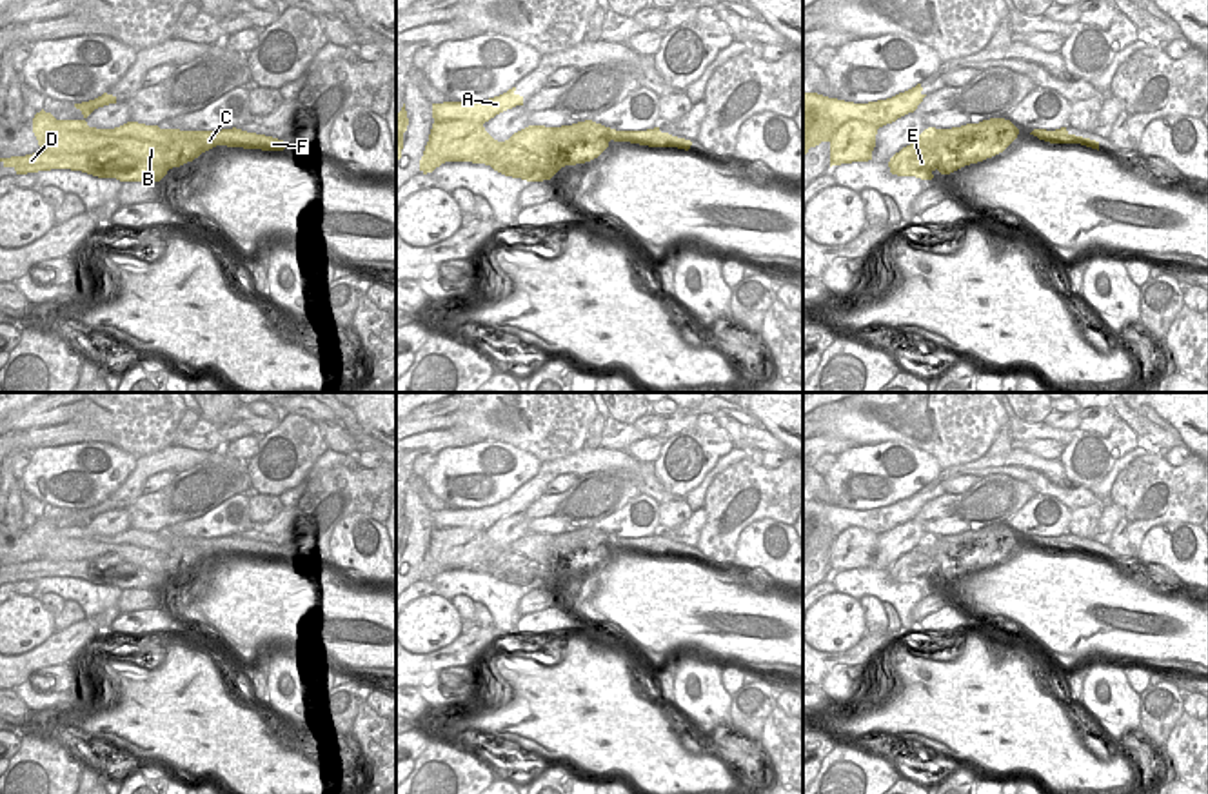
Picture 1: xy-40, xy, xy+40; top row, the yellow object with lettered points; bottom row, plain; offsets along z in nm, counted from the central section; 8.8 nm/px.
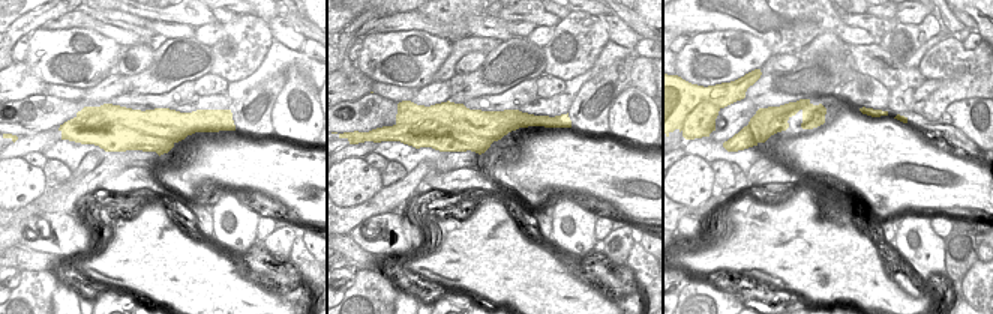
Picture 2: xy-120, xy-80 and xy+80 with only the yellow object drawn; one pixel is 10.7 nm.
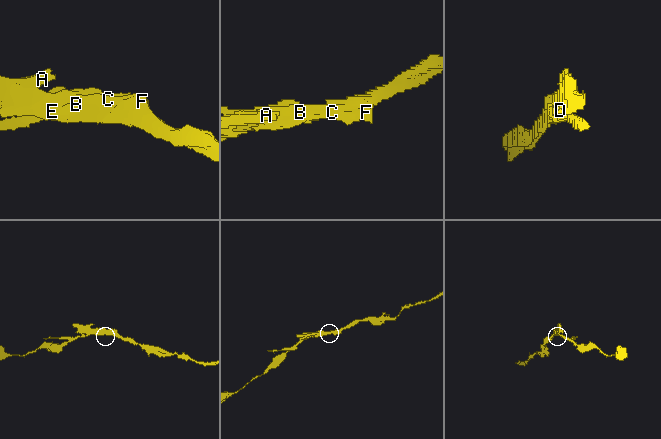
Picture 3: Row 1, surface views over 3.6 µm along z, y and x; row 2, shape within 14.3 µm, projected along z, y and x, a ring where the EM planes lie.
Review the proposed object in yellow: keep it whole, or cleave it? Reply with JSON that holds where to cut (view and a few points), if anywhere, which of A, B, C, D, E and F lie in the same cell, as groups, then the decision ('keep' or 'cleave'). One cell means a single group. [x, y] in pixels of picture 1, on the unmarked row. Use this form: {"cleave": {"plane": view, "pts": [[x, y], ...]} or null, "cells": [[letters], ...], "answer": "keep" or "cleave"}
{"cleave": {"plane": "xy", "pts": [[513, 544], [489, 565], [491, 569], [498, 567], [507, 582]]}, "cells": [["A", "D"], ["B", "C", "E", "F"]], "answer": "cleave"}

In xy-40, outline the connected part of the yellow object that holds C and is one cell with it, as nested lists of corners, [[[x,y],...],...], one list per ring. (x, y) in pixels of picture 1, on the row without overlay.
[[[127,529],[114,536],[104,536],[102,541],[105,543],[105,552],[93,558],[91,563],[100,572],[104,585],[120,589],[160,589],[169,576],[193,569],[216,552],[262,558],[285,556],[283,547],[236,534],[180,538]]]

